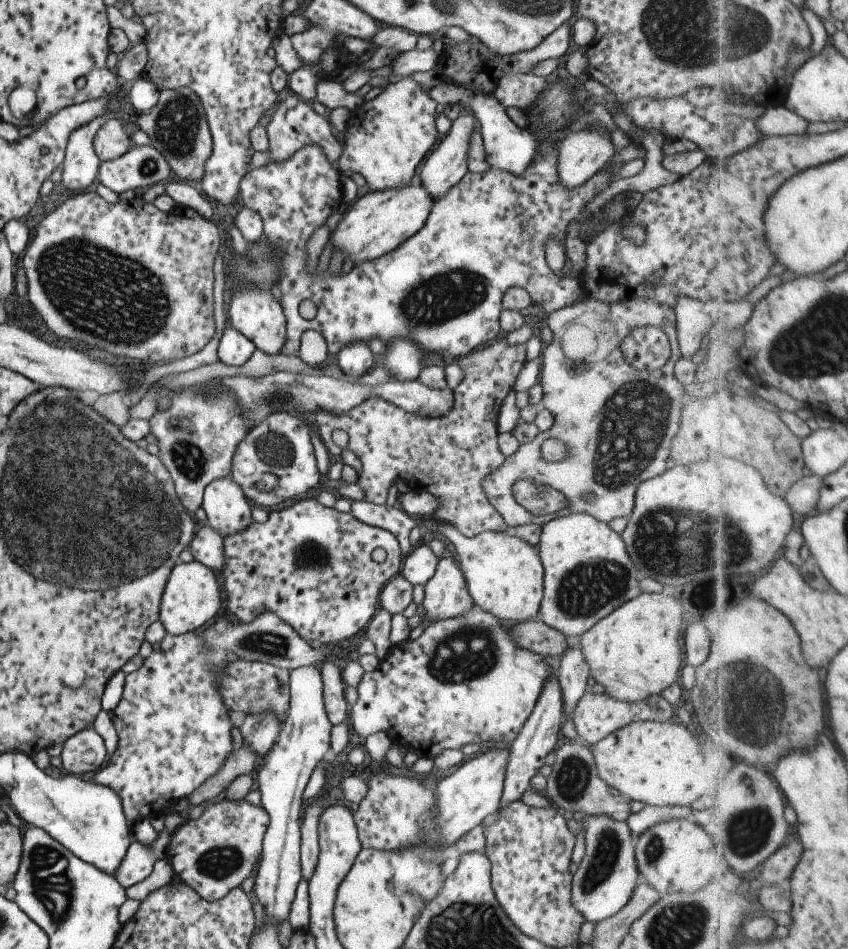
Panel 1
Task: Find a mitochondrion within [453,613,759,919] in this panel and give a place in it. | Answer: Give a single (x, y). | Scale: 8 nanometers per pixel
(607, 851)

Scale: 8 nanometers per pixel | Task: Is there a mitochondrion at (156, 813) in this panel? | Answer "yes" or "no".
no

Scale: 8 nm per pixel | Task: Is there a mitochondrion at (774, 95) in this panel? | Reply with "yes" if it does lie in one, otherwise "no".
no

